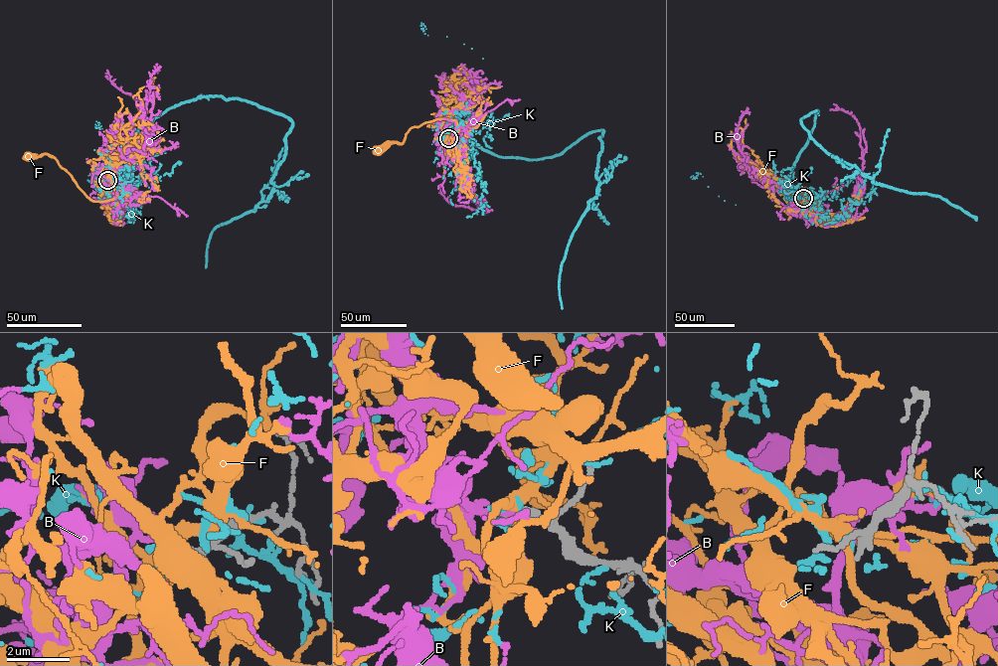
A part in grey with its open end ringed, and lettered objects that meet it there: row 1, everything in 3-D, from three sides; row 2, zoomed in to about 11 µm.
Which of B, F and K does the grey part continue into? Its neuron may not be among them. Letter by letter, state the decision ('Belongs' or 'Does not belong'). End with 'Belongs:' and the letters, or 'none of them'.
B: Belongs
F: Does not belong
K: Does not belong
Belongs: B

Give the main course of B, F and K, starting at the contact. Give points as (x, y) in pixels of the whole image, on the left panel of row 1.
B: (107, 180), (110, 215), (117, 217), (126, 208), (126, 181), (145, 138), (135, 100), (106, 77)
F: (108, 180), (107, 192), (115, 191), (116, 196), (92, 201), (54, 157), (47, 154), (27, 156)
K: (107, 180), (136, 155), (140, 128), (181, 103), (223, 96), (285, 115), (270, 195), (217, 227), (205, 267)

